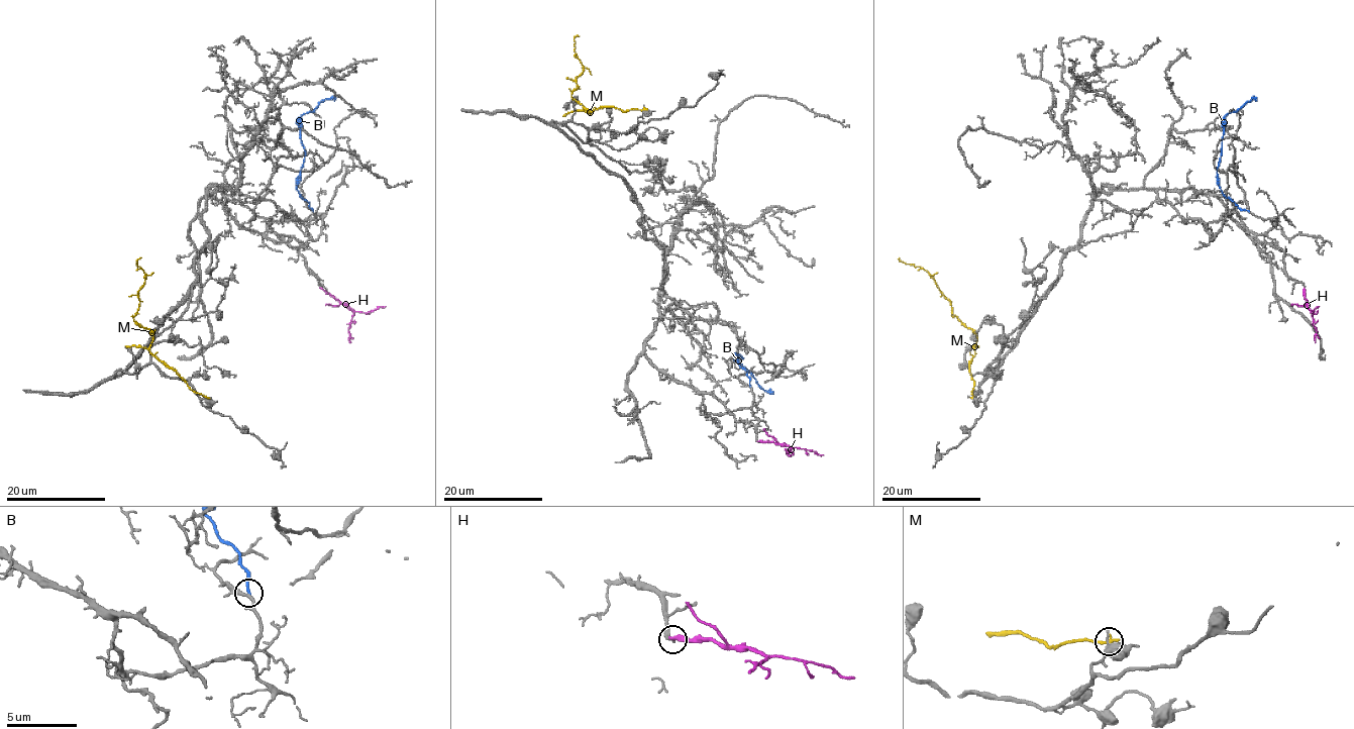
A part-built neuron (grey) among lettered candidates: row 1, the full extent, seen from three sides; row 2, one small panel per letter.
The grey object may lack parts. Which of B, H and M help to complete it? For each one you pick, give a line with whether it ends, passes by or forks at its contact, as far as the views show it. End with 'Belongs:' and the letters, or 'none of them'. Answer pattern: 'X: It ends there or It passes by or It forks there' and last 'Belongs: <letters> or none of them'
H: It ends there
Belongs: H

